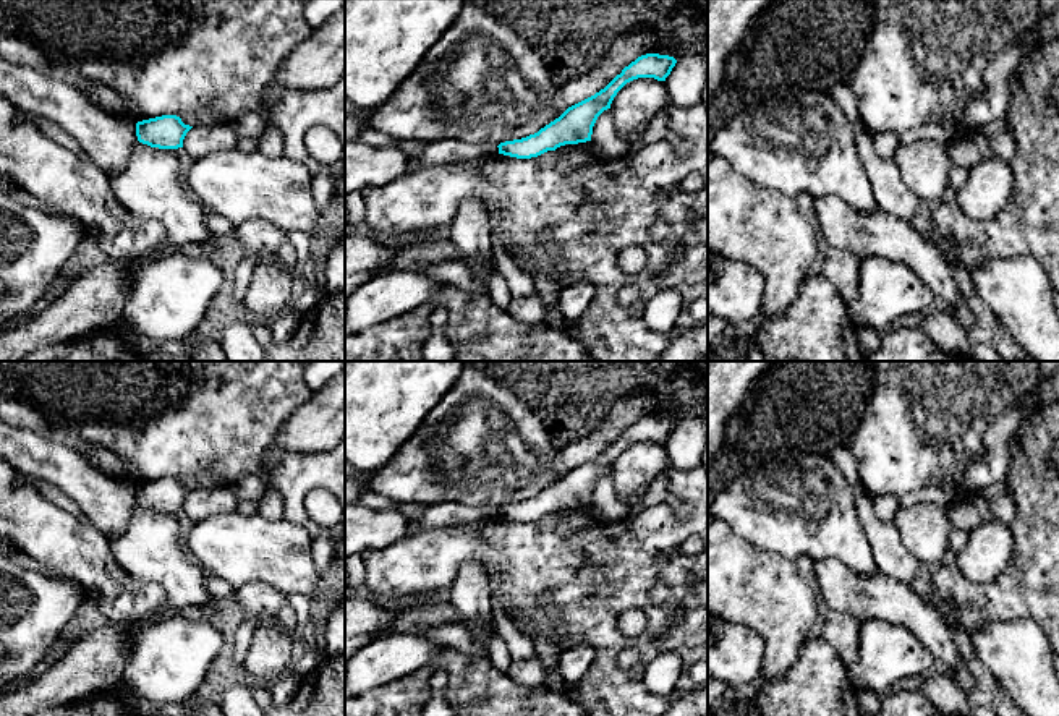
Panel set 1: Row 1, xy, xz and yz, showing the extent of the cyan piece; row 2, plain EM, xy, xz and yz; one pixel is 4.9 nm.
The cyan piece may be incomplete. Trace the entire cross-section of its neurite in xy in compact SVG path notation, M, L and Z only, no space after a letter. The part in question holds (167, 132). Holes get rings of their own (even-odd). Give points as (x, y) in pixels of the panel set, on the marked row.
M162 115L136 123L138 141L159 149L183 147L183 139L193 126L176 115Z

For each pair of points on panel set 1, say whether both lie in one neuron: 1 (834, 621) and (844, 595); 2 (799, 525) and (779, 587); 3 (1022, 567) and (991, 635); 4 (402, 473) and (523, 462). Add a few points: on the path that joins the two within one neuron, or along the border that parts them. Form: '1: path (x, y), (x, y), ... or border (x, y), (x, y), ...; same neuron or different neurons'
1: border (831, 609), (850, 614), (860, 622); different neurons
2: border (753, 543), (786, 558), (807, 556), (813, 562); different neurons
3: border (1035, 621), (1029, 617), (988, 621), (969, 632); different neurons
4: path (433, 460), (452, 456), (493, 456); same neuron

